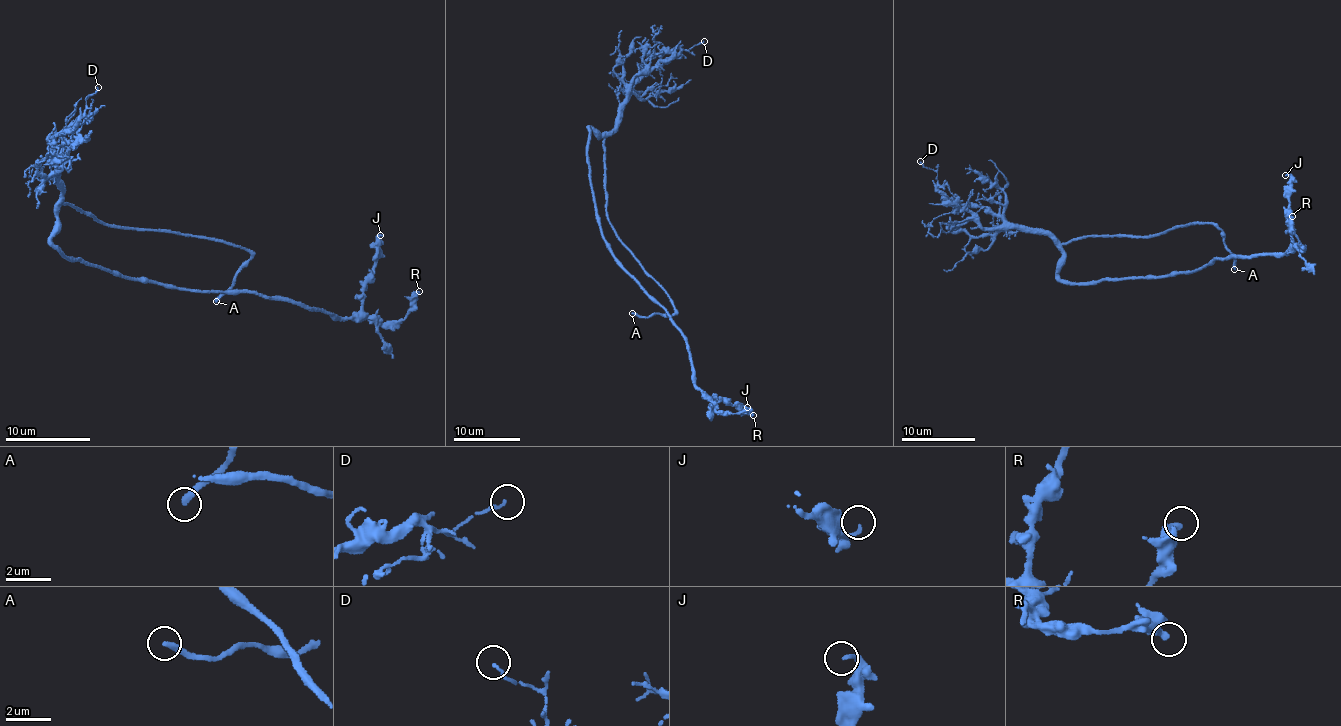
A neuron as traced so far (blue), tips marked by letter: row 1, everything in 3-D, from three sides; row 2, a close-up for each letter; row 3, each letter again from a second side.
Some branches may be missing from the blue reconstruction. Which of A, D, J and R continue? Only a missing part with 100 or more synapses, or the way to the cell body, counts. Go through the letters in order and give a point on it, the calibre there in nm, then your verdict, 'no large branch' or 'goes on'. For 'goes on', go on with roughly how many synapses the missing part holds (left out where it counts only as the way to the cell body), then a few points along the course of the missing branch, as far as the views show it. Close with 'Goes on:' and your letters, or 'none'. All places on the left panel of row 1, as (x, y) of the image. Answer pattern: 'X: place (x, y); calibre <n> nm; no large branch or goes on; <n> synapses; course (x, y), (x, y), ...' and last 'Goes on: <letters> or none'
A: place (216, 301); calibre 280 nm; goes on; course (216, 301), (189, 354), (221, 333), (302, 402), (348, 393), (329, 378), (285, 398)
D: place (98, 87); calibre 120 nm; no large branch
J: place (380, 235); calibre 190 nm; no large branch
R: place (419, 291); calibre 440 nm; no large branch
Goes on: A

